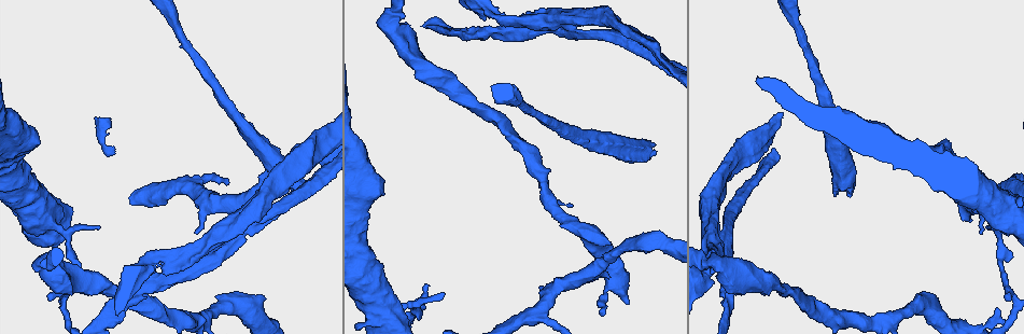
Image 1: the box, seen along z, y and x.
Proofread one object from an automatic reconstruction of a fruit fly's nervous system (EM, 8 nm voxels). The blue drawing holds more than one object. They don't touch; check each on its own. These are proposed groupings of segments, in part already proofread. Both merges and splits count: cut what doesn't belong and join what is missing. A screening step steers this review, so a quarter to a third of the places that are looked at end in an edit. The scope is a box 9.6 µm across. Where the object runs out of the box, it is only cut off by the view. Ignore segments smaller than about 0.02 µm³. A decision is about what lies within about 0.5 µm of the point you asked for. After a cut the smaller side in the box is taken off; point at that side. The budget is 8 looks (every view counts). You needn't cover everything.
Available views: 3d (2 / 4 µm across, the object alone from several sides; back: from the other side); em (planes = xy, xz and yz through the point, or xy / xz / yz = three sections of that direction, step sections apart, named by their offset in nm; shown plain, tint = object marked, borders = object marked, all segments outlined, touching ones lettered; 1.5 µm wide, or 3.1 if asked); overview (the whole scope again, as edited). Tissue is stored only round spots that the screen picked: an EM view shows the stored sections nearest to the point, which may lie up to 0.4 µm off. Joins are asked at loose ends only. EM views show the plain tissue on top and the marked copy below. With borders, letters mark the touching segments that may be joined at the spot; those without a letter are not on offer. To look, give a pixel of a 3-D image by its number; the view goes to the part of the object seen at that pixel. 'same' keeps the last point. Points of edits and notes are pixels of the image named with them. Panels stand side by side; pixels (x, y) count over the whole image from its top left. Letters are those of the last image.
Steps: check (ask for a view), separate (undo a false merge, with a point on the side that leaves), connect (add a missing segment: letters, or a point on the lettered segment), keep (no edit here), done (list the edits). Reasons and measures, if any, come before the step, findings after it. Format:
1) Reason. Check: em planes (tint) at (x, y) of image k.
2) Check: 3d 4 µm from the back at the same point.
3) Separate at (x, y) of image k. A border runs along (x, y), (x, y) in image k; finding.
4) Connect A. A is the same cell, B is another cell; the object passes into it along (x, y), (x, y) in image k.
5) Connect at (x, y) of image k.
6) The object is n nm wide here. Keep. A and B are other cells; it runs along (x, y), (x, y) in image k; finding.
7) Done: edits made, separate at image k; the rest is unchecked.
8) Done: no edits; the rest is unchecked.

Stops while still wide. Check: em 3.1 µm xy step 8 (borders) at (376, 196) of image 1.

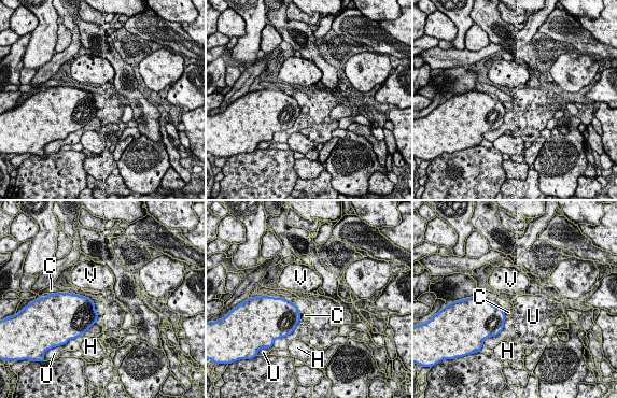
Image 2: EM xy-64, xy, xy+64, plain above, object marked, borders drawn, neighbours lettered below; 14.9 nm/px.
Keep. C, H, U and V are other cells; a border runs along (68, 292), (90, 299) in image 2; no lettered segment goes on from it.

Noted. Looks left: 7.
Stops while still wide. Check: 3d 2 µm at (729, 251) of image 1.

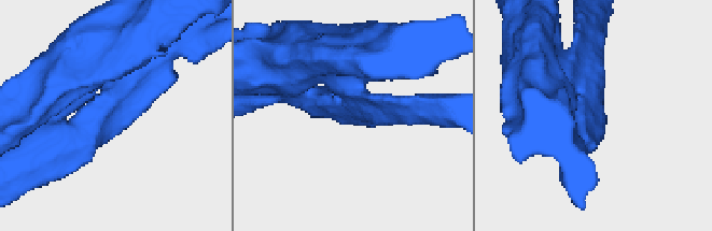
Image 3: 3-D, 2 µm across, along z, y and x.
Now the EM. Check: em planes (borders) at (107, 106) of image 3.

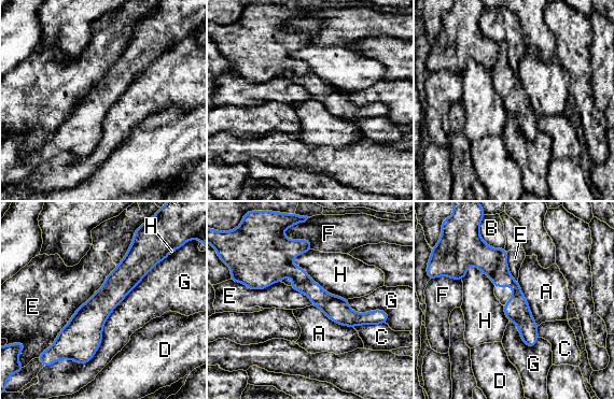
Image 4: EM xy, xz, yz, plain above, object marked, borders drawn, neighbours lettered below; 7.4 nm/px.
Separate at (501, 278) of image 4. A, B, C, D, E, F, G and H are other cells; a border runs along (498, 250), (498, 262), (490, 276) in image 4; two neurons meet here.

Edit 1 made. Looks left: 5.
See it whole again. Check: overview.

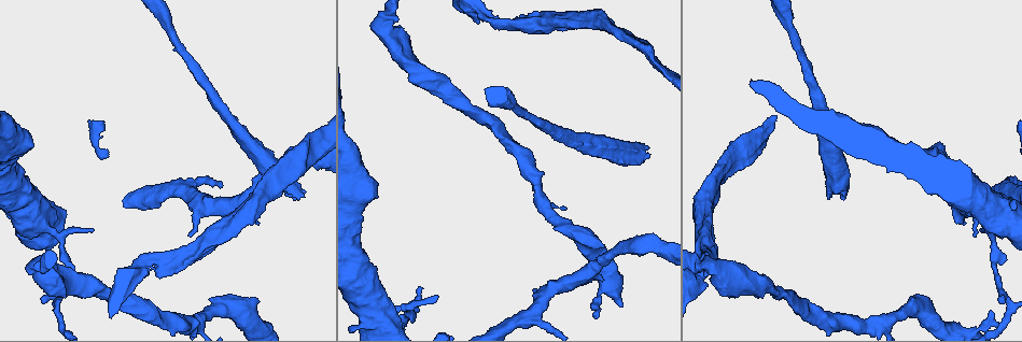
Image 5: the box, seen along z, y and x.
Thin end. Check: em planes (tint) at (44, 303) of image 5.

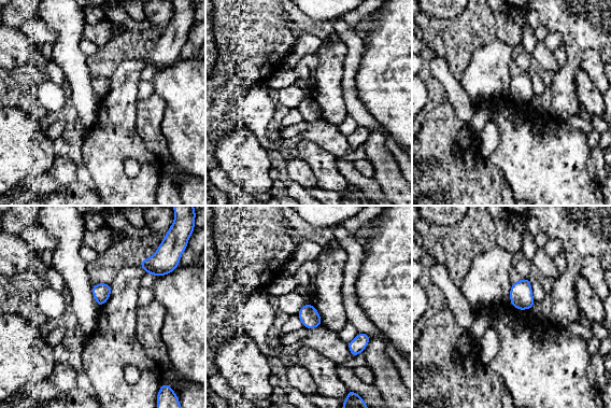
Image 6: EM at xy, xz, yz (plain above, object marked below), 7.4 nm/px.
Check: em planes (borders) at the same point.

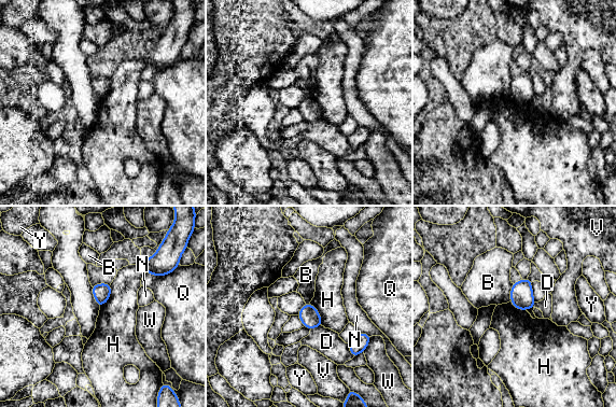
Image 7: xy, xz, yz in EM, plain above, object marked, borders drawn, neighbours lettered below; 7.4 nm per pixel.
Keep. B, D, H, N, Q, V, W and Y are other cells; a border runs along (111, 284), (111, 295), (100, 307) in image 7; none of them fits.

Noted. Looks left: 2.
Done: edits made, separate at image 4; the rest is unchecked.

